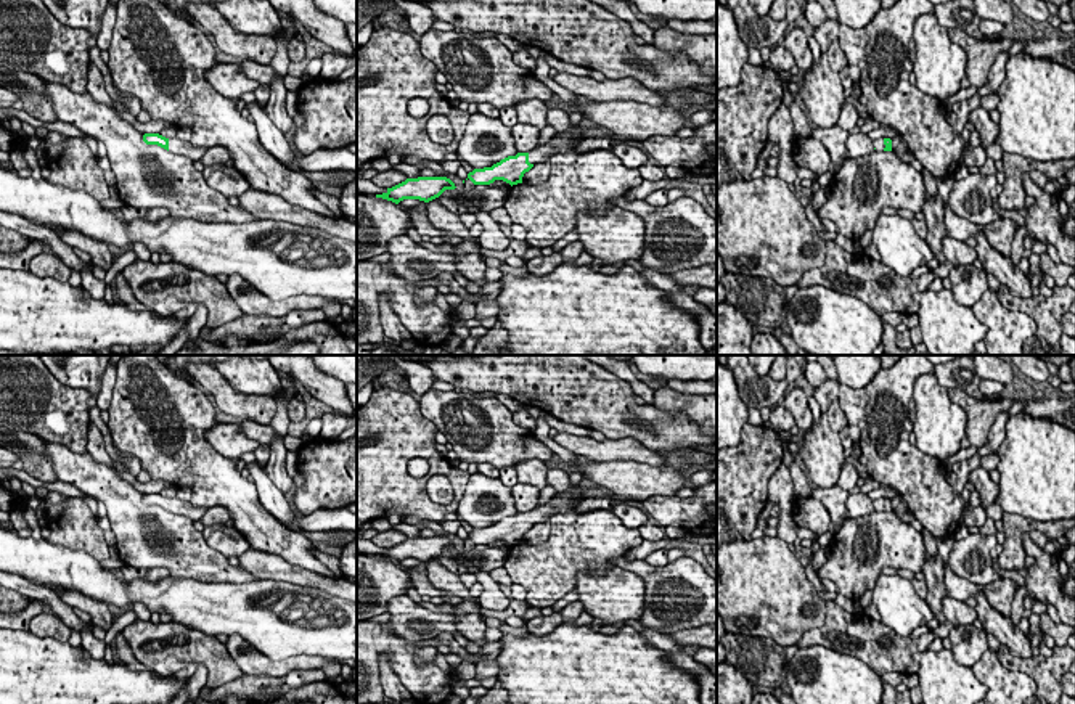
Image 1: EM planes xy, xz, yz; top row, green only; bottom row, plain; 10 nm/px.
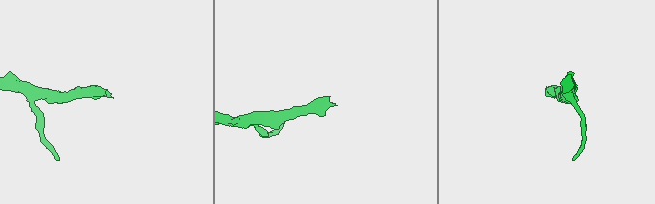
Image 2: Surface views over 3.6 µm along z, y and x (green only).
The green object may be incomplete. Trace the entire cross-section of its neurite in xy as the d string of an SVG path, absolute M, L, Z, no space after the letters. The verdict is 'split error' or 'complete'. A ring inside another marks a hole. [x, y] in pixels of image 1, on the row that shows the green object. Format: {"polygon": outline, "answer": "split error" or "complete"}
{"polygon": "M145 133L143 141L146 145L157 145L174 154L186 156L191 161L201 161L206 149L204 148L196 148L191 145L191 141L185 141L180 138L166 138L159 133Z", "answer": "split error"}

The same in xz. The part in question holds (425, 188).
{"polygon": "M418 177L407 178L405 182L387 188L386 193L376 194L399 204L403 199L419 199L429 203L439 198L445 190L455 190L455 183L447 177Z", "answer": "complete"}

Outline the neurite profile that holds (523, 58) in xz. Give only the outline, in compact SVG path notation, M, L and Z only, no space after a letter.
M522 47L521 50L517 50L516 53L513 53L513 61L519 66L524 68L530 72L535 72L537 69L537 61L535 58L530 55L530 51L527 50L527 47Z

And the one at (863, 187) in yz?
M874 149L861 158L847 156L842 167L832 174L826 194L826 203L820 207L818 217L829 219L837 227L837 233L855 243L874 228L884 207L921 212L926 201L926 185L922 174L901 162L893 151Z

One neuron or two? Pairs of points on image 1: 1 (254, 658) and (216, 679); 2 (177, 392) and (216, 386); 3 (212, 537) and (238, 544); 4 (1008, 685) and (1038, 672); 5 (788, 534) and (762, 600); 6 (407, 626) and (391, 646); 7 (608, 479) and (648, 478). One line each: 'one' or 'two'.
1: two
2: two
3: one
4: two
5: two
6: two
7: one

